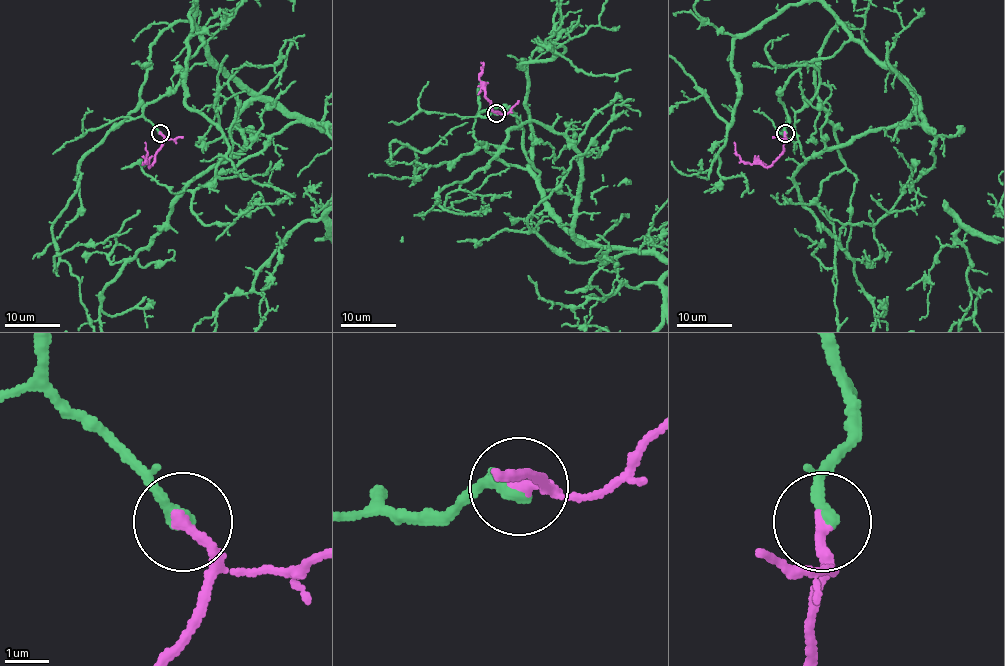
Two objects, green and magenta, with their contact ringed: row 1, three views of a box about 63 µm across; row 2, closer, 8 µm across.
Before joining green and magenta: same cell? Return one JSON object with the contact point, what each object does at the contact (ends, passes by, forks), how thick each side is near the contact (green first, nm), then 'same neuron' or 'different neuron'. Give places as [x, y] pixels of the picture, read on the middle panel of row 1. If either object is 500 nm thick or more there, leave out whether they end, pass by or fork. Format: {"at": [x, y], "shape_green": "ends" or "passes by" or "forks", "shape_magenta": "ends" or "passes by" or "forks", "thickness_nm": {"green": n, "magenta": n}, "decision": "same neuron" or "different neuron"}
{"at": [496, 113], "shape_green": "ends", "shape_magenta": "ends", "thickness_nm": {"green": 360, "magenta": 240}, "decision": "same neuron"}

